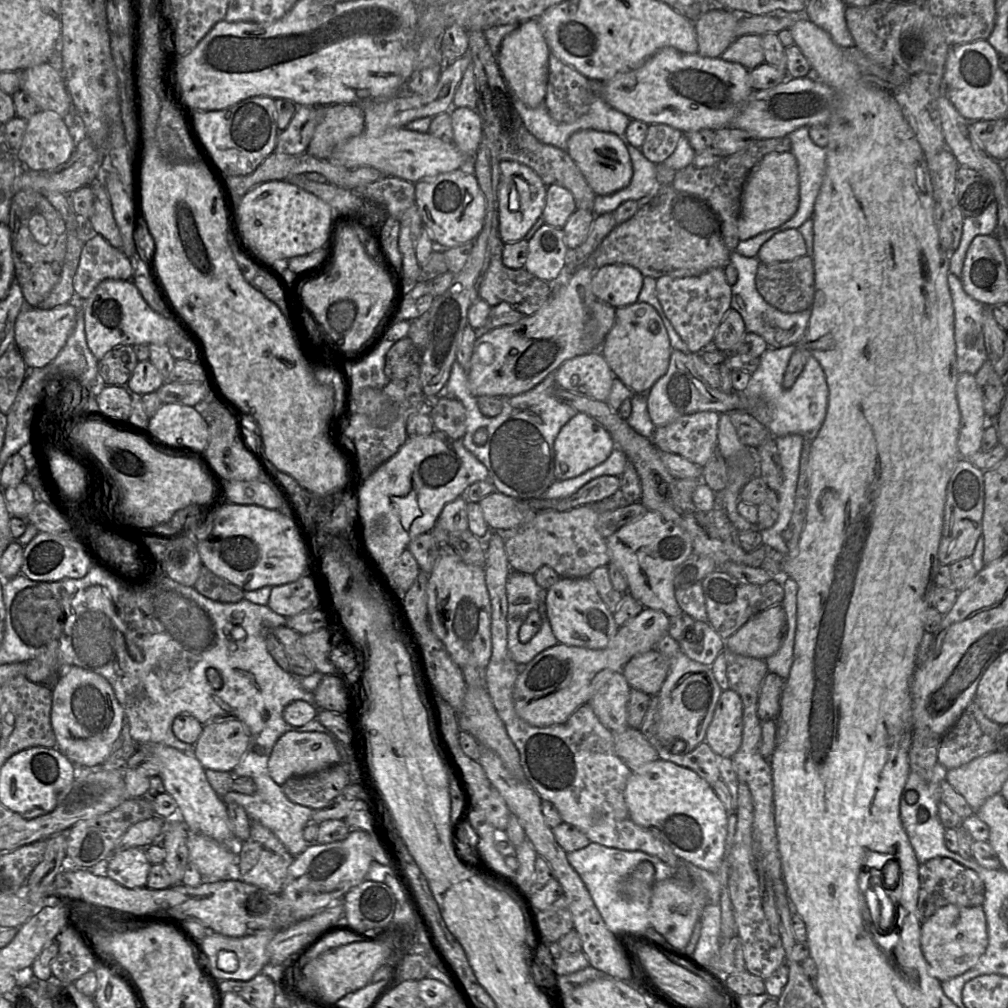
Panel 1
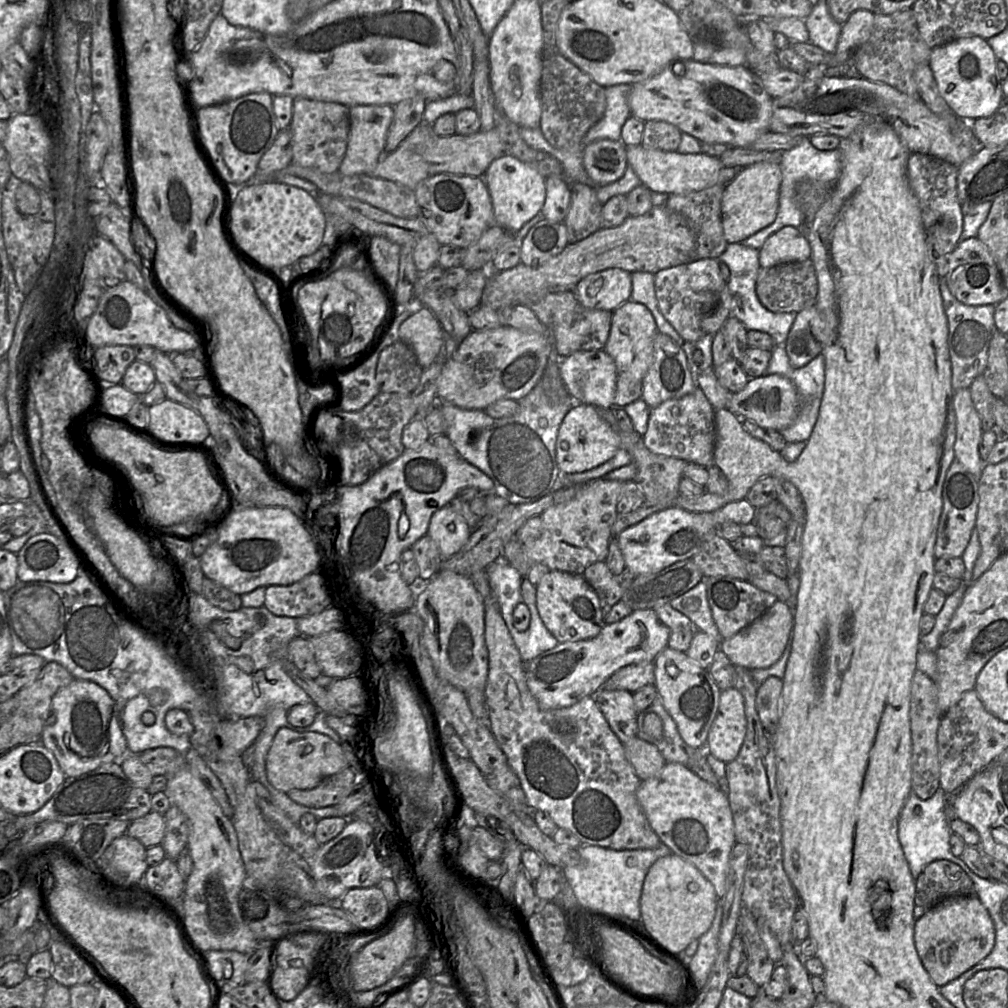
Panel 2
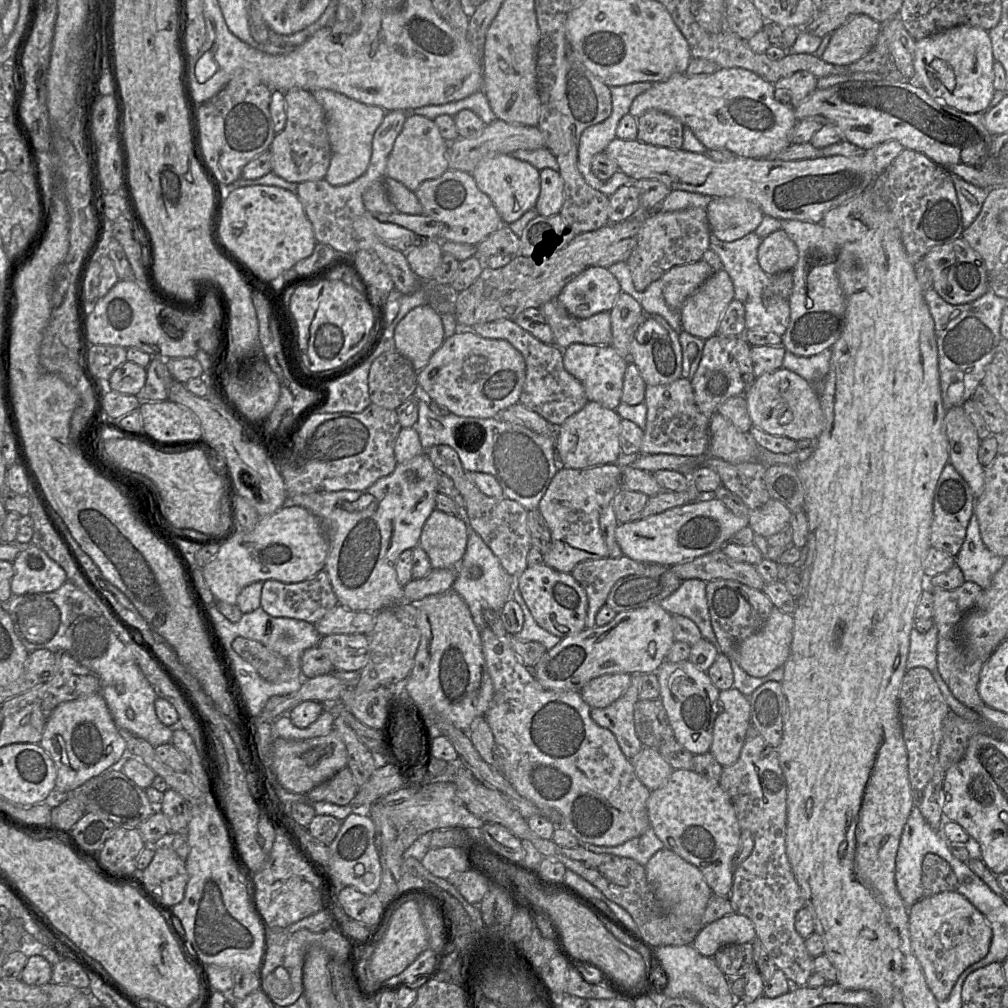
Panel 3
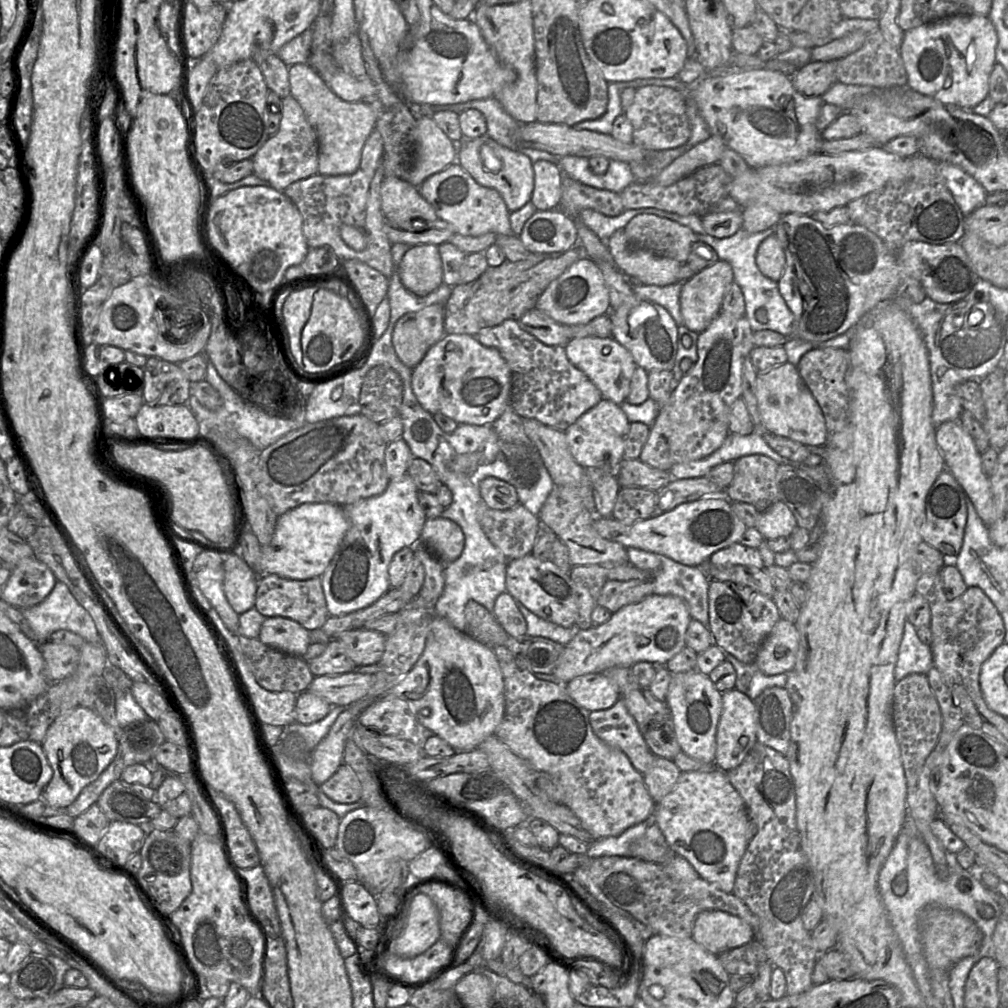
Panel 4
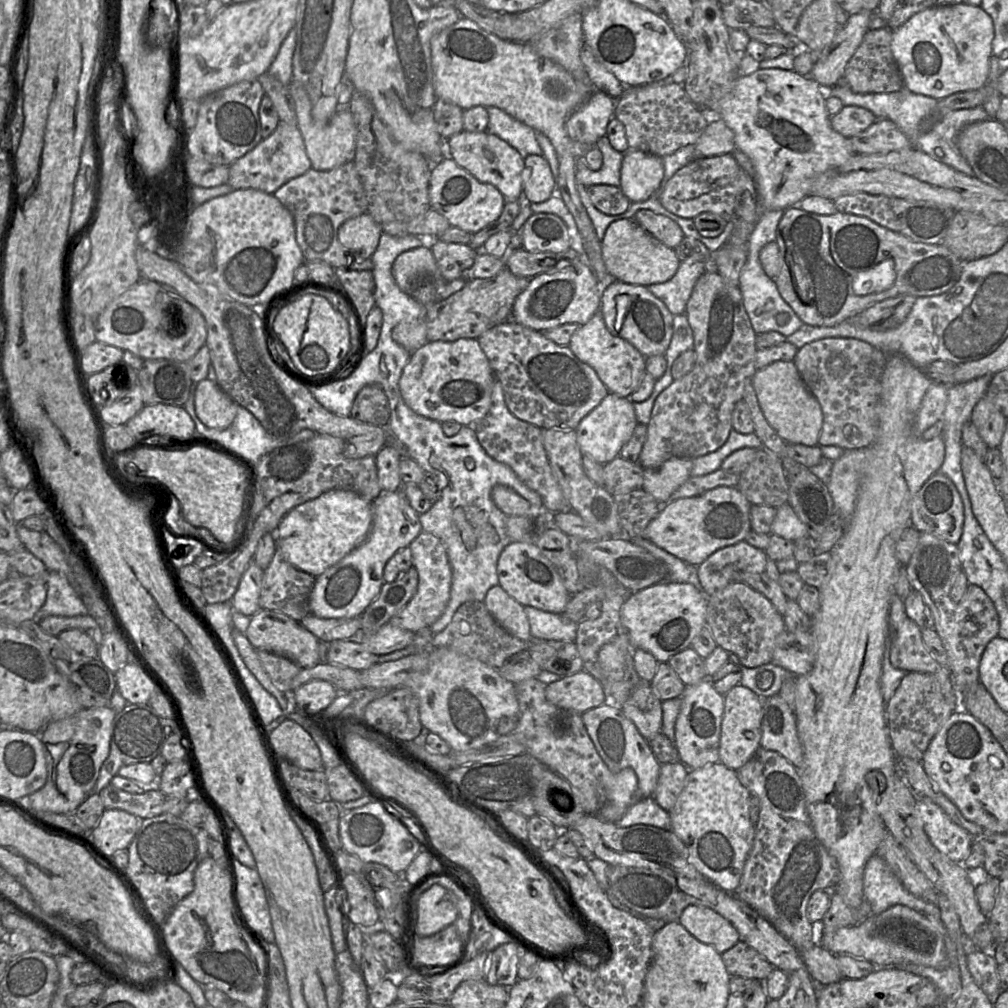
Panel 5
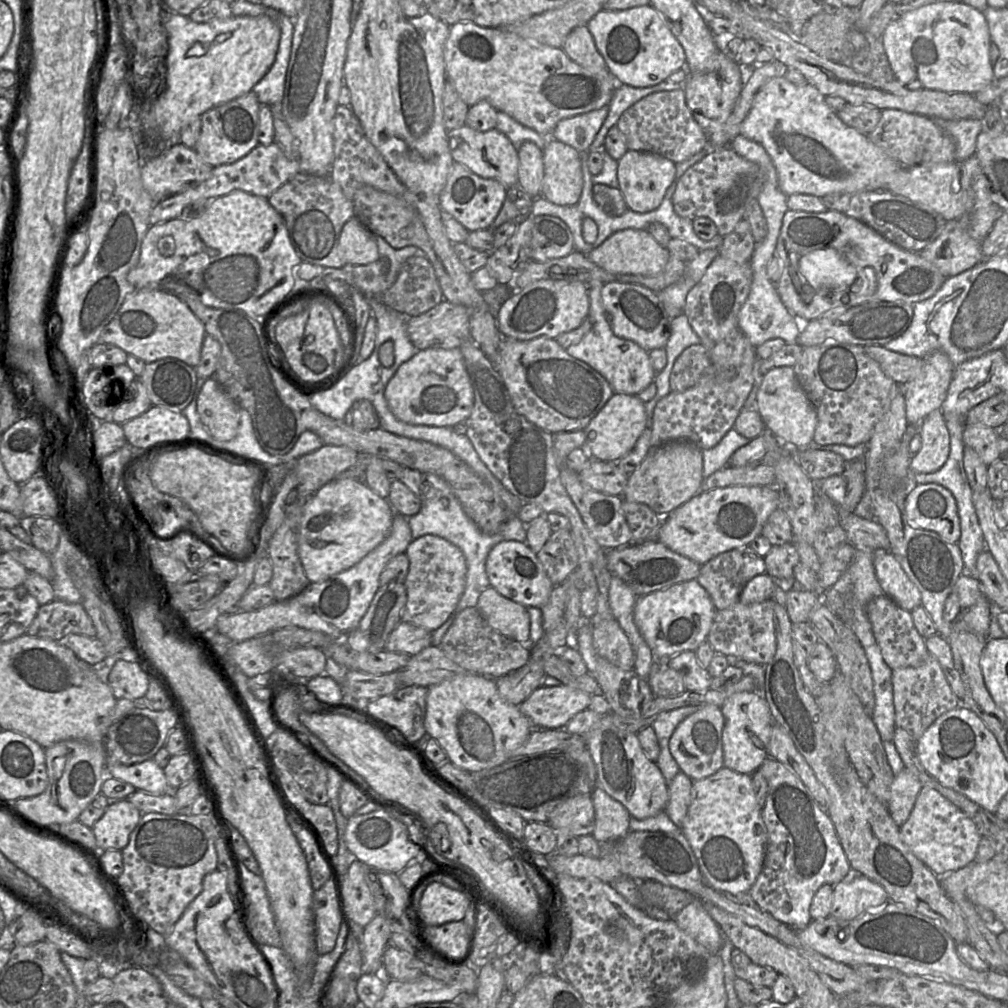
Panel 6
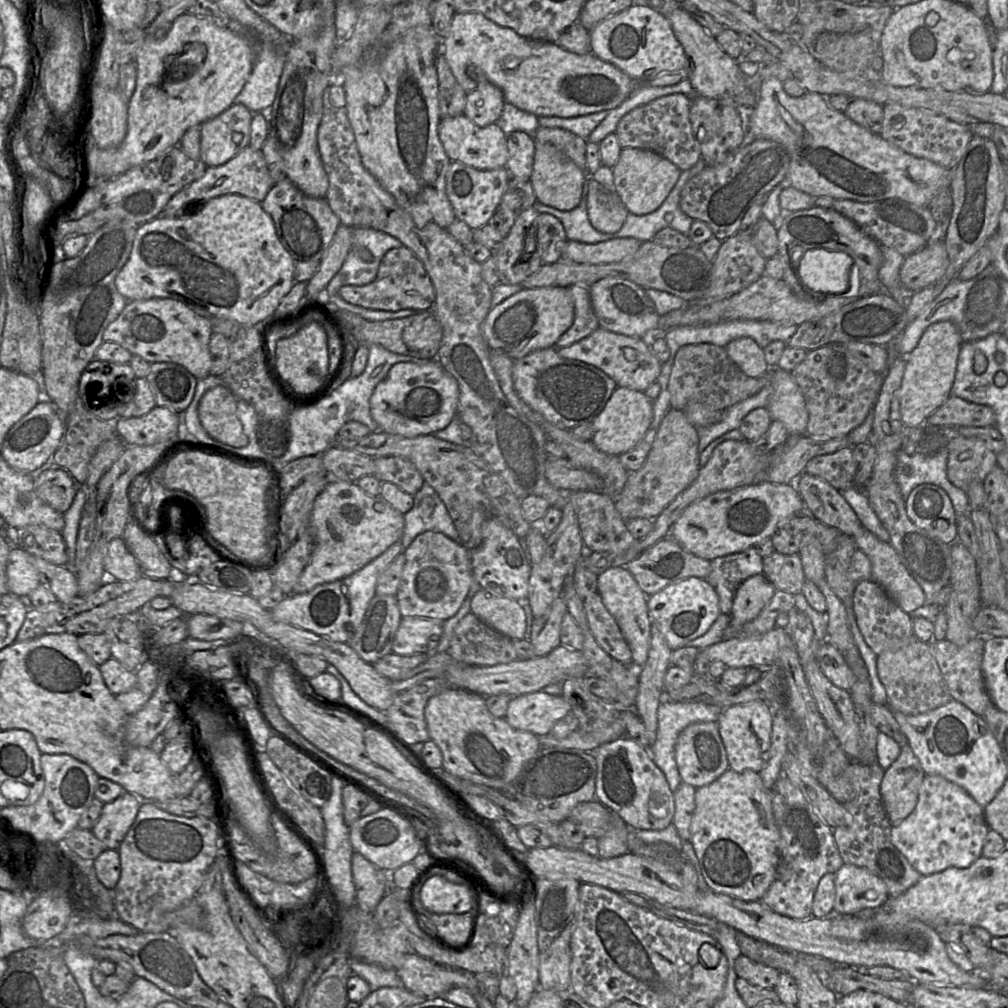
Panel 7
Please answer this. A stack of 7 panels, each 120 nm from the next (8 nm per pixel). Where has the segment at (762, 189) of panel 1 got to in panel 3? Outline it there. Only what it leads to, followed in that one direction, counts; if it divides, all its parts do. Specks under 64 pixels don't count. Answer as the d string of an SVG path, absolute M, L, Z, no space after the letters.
M713 197L706 211L711 233L725 242L753 232L764 217L756 205L736 197Z

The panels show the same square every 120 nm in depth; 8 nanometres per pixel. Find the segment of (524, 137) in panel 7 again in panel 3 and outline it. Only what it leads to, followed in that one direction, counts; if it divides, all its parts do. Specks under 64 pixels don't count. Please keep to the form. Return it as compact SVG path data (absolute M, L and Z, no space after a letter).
M545 168L540 171L540 193L535 210L541 216L560 214L564 200L564 183L558 171Z

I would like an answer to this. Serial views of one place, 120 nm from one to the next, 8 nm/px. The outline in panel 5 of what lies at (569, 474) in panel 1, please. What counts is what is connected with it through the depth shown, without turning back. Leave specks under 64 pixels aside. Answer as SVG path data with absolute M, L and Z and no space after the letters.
M614 393L607 396L589 412L576 427L577 443L582 455L589 456L602 465L619 456L621 449L631 438L638 424L634 411L634 403Z

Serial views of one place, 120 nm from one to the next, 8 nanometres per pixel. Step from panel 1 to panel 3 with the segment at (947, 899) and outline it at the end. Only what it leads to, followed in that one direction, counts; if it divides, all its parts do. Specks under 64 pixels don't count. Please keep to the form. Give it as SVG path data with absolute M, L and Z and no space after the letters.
M927 853L922 862L924 896L956 891L957 877L948 862L936 854Z

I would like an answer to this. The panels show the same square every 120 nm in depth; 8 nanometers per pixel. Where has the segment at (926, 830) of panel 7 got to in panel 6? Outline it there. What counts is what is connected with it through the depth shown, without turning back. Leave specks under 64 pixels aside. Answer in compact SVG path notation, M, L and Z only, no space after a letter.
M930 787L921 789L908 820L900 827L900 836L910 851L938 877L974 862L982 839L974 822L938 791Z

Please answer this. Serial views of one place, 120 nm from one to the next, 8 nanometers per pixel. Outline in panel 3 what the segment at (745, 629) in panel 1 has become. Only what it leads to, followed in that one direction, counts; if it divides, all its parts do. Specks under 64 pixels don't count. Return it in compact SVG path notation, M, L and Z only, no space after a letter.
M776 607L763 627L744 640L732 658L753 677L765 677L786 663L793 640L793 616Z

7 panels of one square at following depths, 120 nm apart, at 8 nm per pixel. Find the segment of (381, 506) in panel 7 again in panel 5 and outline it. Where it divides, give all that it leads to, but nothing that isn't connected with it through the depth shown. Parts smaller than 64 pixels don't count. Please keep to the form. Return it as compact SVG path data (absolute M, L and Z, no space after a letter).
M330 490L290 510L271 534L287 562L316 578L366 539L372 520L372 502L353 491Z

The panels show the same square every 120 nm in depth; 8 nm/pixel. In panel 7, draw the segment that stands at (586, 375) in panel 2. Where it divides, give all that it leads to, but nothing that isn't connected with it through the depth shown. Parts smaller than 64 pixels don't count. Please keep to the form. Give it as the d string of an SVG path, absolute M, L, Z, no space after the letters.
M602 327L572 345L557 348L557 353L563 358L579 360L599 368L613 379L618 387L641 392L645 392L652 383L657 382L662 368L662 363L650 348L649 338L613 333Z

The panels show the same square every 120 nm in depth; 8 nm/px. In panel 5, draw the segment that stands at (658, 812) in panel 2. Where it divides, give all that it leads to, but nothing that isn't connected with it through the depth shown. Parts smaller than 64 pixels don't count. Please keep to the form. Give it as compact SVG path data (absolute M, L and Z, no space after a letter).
M715 762L688 770L684 788L669 811L671 830L685 844L689 862L703 877L728 893L734 893L739 886L746 859L753 845L756 826L750 819L750 799L751 794L739 781L736 771L722 762Z

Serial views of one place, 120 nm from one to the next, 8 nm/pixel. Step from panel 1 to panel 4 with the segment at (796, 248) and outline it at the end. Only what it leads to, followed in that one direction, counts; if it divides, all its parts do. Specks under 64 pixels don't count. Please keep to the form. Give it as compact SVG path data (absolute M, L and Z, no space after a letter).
M775 234L764 239L758 246L756 264L767 278L776 282L780 279L785 268L786 257Z

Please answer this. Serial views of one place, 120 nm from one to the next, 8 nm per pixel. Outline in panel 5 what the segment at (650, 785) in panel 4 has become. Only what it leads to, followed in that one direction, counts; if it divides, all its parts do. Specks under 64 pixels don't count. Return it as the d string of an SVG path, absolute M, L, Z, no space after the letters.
M681 761L661 764L656 788L652 797L669 813L684 788L689 768Z

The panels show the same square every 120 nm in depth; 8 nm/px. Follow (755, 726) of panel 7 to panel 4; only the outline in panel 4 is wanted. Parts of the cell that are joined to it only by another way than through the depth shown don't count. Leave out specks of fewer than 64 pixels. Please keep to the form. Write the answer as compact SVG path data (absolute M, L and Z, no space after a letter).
M736 688L722 693L722 711L716 731L715 764L722 771L739 766L757 741L754 700Z

